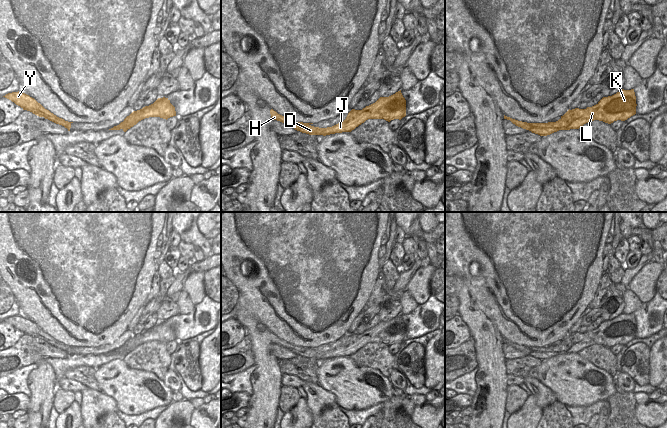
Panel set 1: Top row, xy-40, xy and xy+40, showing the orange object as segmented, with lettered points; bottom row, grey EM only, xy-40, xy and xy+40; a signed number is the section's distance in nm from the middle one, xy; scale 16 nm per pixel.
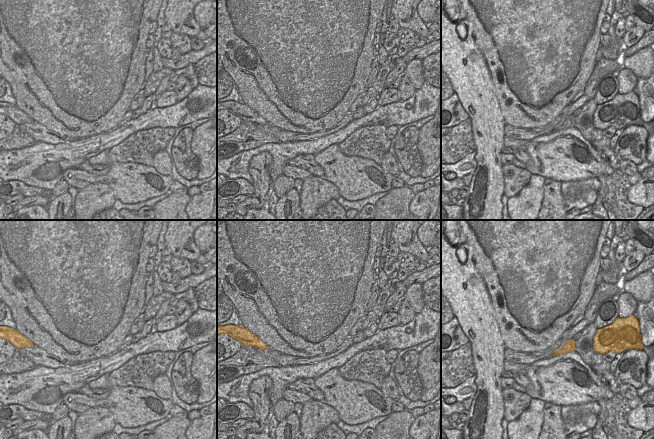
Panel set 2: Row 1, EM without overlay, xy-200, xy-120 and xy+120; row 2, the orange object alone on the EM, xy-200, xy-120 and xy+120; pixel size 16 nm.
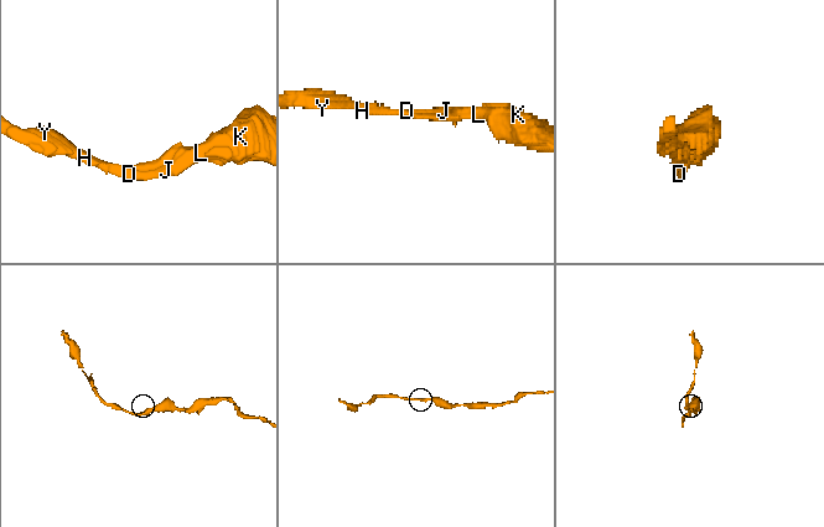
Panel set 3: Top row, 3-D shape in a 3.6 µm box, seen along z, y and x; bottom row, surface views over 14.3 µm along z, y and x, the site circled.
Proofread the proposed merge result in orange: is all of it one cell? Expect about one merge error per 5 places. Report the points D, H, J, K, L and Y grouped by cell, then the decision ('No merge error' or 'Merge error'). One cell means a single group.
Groups: D H J K L Y. No merge error.

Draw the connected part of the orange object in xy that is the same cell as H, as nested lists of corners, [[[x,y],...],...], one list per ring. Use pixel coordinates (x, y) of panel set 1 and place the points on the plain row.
[[[401,314],[389,321],[380,321],[375,327],[366,330],[362,334],[352,333],[346,343],[332,351],[314,351],[313,347],[303,347],[290,344],[273,333],[270,334],[271,343],[280,345],[297,355],[309,359],[330,359],[342,356],[351,356],[368,343],[384,343],[388,346],[394,343],[401,344],[406,340],[406,324]]]

